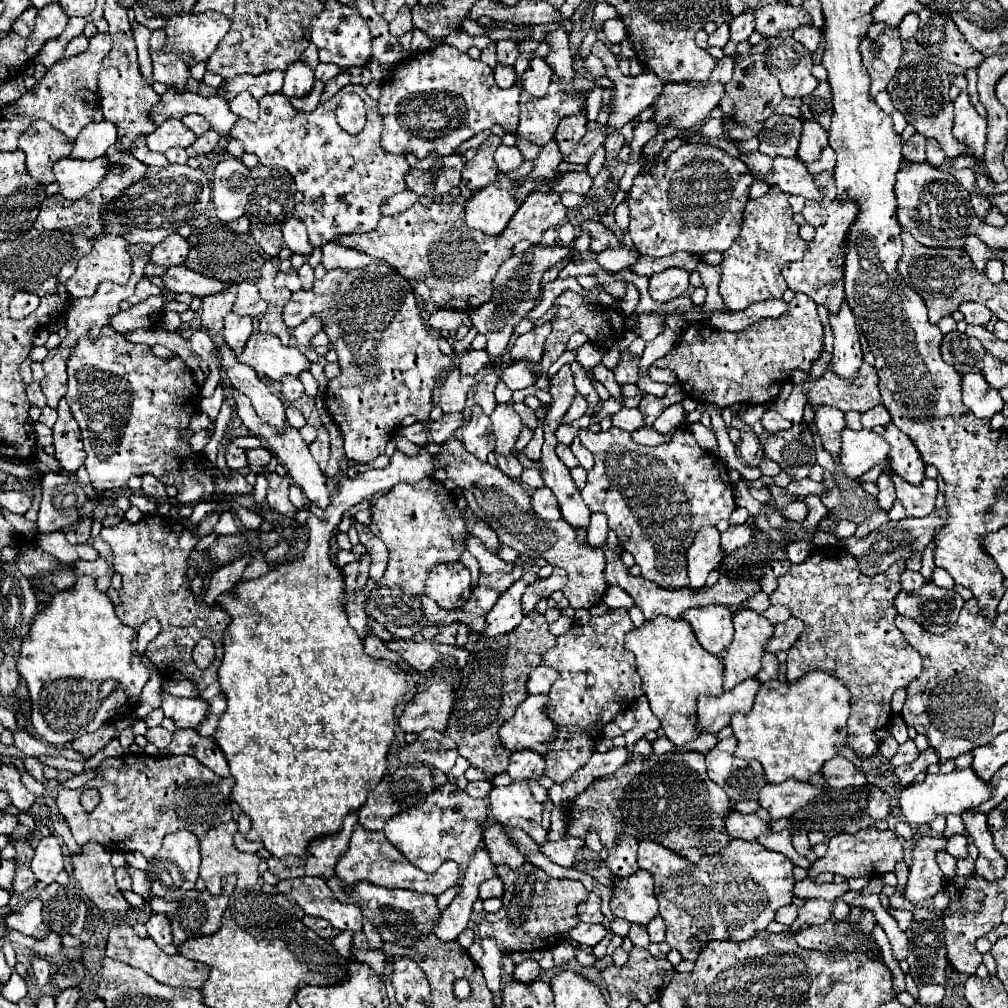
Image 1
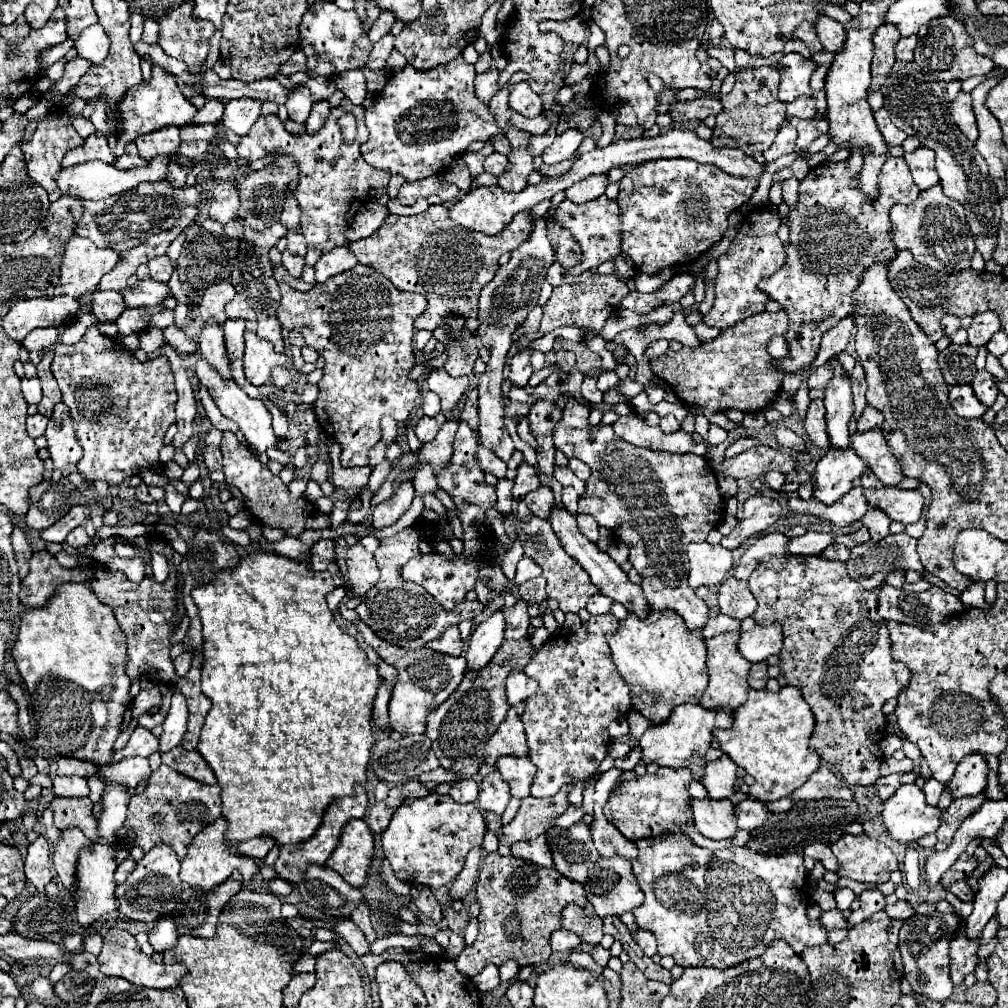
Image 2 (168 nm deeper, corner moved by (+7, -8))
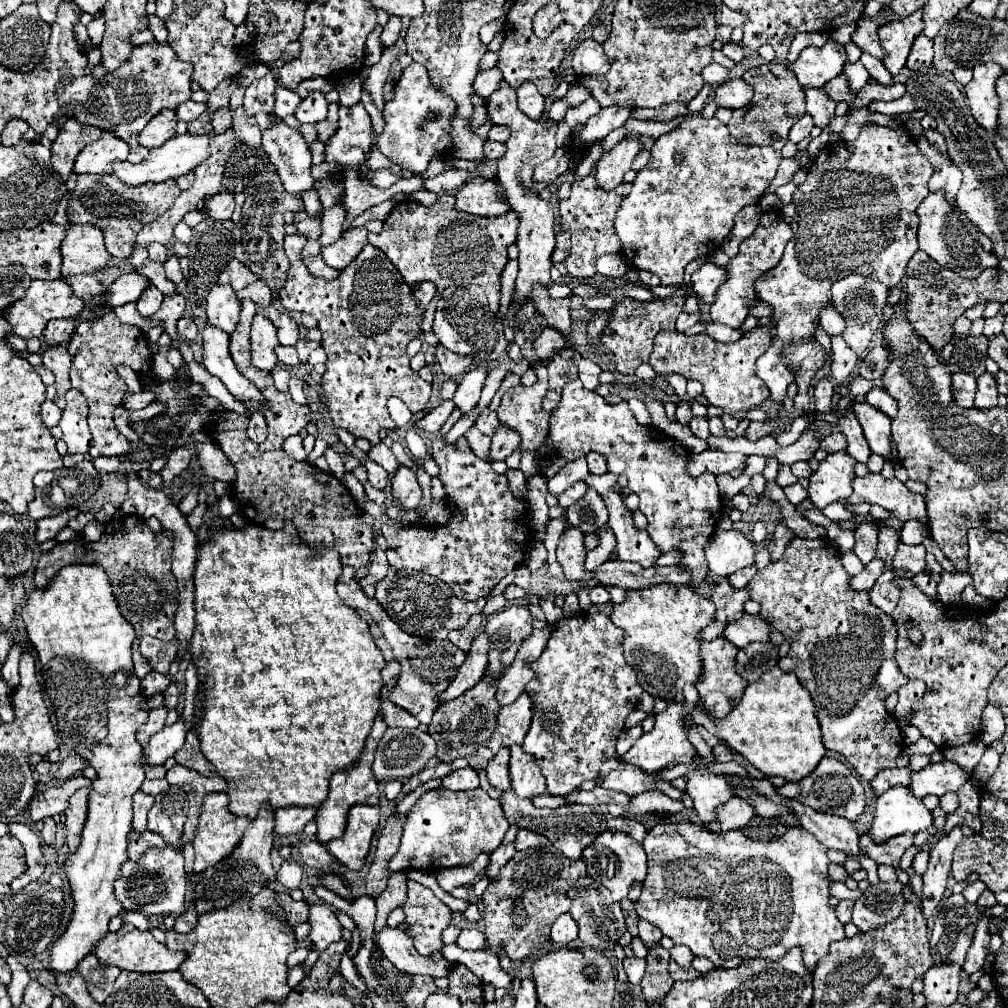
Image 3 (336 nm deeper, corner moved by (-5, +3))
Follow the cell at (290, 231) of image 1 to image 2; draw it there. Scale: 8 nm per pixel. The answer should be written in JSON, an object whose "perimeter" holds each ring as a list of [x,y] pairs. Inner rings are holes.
{"perimeter":[[[286,199],[284,211],[282,211],[282,217],[280,217],[282,225],[284,225],[288,231],[292,231],[292,229],[300,227],[300,217],[302,217],[302,213],[300,213],[300,207],[298,207],[296,199]]]}

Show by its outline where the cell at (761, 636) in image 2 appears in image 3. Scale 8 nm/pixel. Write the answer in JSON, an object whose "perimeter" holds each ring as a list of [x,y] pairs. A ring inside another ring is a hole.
{"perimeter":[[[744,614],[740,620],[732,620],[726,624],[724,632],[720,634],[736,648],[746,648],[750,642],[770,640],[770,624],[766,624],[760,616]]]}

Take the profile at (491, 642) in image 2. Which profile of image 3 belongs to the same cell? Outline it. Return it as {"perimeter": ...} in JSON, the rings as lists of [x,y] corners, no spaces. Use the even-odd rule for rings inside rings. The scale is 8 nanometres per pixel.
{"perimeter":[[[480,632],[478,638],[472,642],[472,648],[466,654],[466,660],[464,660],[462,668],[458,670],[456,678],[440,694],[440,704],[454,700],[454,698],[460,698],[466,690],[470,690],[484,676],[484,668],[488,664],[488,648],[490,648],[490,640],[484,632]]]}

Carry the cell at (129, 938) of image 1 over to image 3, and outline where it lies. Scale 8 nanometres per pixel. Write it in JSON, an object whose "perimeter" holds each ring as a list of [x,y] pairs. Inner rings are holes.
{"perimeter":[[[122,924],[120,930],[110,932],[94,950],[94,954],[110,966],[118,966],[122,970],[136,970],[136,972],[168,972],[178,970],[178,966],[186,960],[186,952],[168,950],[164,944],[156,942],[150,932],[140,932],[132,924]]]}

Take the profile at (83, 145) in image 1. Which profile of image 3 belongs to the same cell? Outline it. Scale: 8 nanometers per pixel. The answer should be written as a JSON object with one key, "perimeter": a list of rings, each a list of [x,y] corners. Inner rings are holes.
{"perimeter":[[[102,132],[100,140],[88,144],[76,158],[76,174],[112,174],[112,164],[116,160],[126,160],[128,144],[118,140],[112,132]]]}

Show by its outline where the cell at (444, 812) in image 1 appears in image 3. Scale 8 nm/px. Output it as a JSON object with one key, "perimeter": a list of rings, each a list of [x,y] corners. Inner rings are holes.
{"perimeter":[[[430,790],[412,806],[402,832],[400,848],[388,862],[388,872],[394,874],[414,868],[432,872],[440,868],[470,864],[480,852],[492,854],[500,846],[506,830],[508,822],[504,818],[500,802],[492,800],[484,790]]]}

